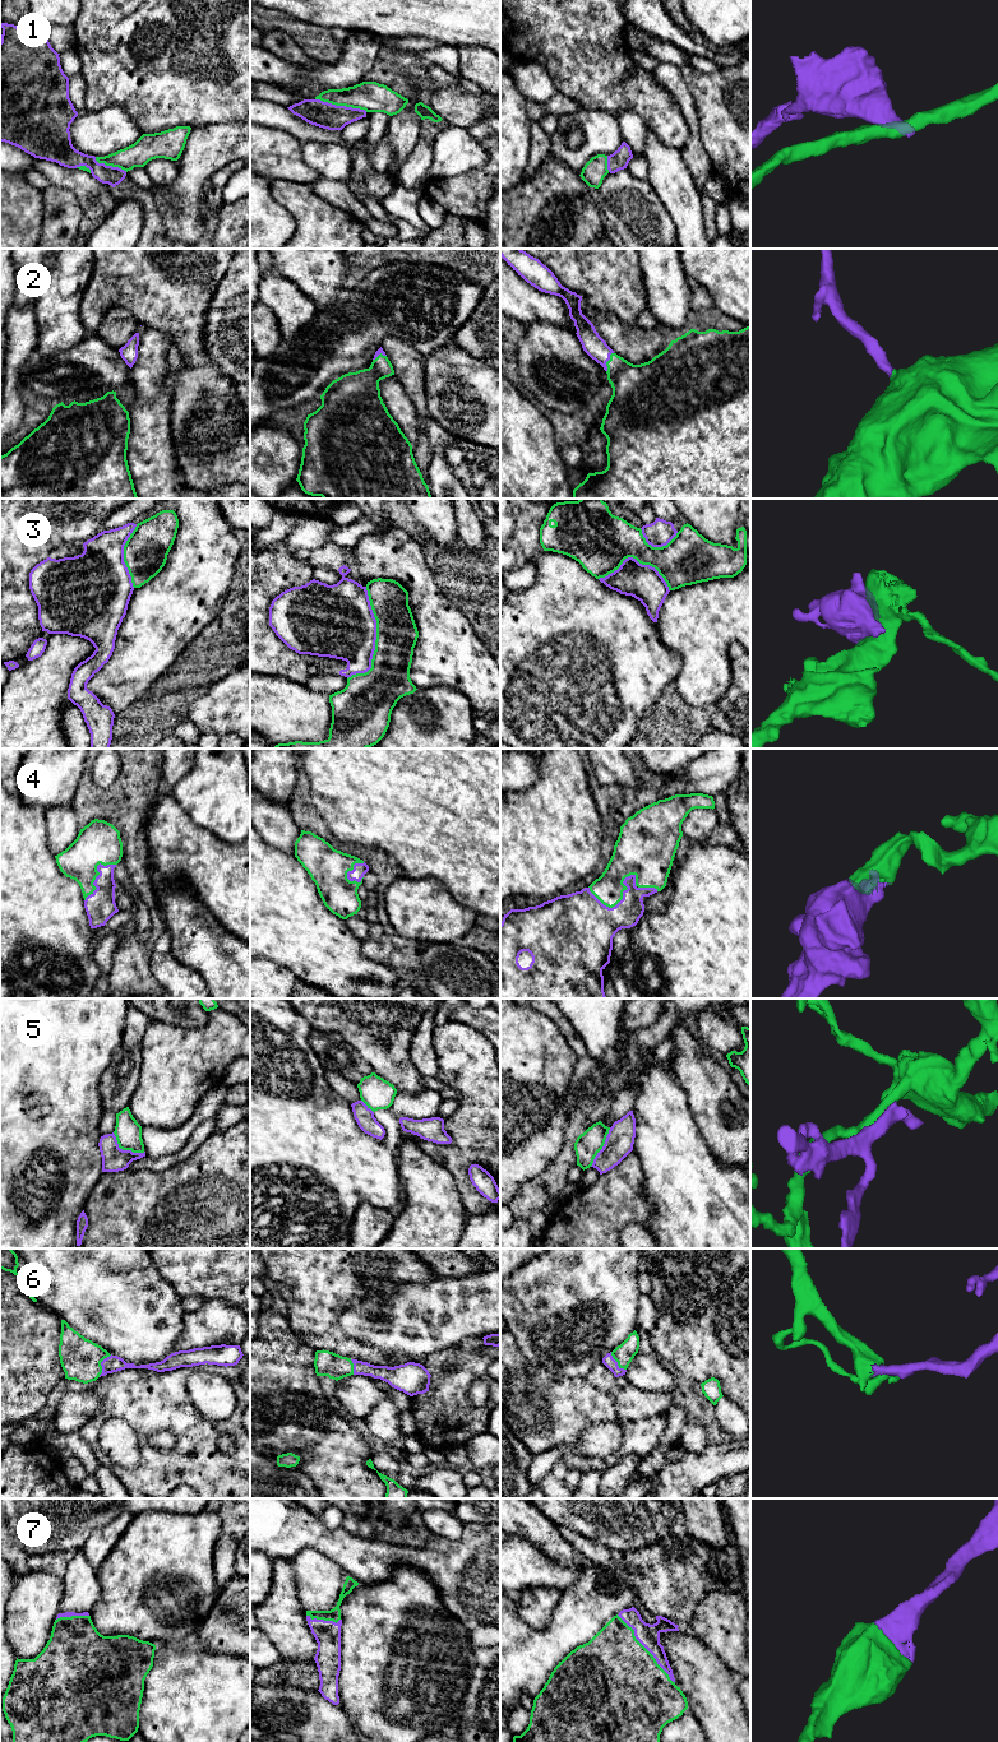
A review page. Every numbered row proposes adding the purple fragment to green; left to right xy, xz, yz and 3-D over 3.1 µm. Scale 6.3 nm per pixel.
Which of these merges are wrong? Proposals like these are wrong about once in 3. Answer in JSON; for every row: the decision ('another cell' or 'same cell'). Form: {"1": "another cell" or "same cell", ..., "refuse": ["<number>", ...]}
{"1": "another cell", "2": "same cell", "3": "another cell", "4": "same cell", "5": "another cell", "6": "same cell", "7": "same cell", "refuse": ["1", "3", "5"]}

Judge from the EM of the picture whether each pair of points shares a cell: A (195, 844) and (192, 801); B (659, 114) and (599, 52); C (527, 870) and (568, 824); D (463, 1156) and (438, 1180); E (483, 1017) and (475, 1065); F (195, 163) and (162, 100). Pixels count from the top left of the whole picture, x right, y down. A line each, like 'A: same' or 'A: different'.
A: different
B: same
C: same
D: different
E: different
F: different

